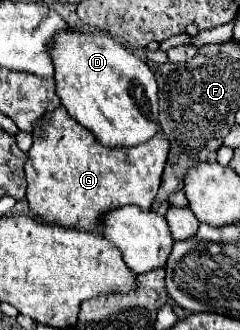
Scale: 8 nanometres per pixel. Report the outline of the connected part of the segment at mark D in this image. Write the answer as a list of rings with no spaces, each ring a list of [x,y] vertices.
[[[69,29],[57,35],[53,45],[57,95],[69,115],[89,129],[109,149],[147,143],[159,133],[157,81],[145,61],[129,53],[101,31],[83,33]]]

